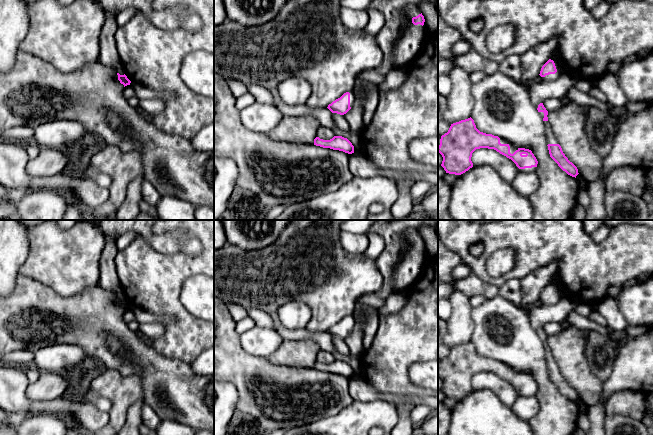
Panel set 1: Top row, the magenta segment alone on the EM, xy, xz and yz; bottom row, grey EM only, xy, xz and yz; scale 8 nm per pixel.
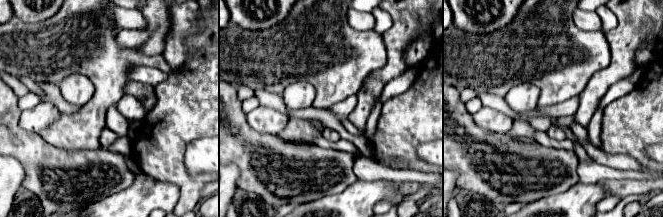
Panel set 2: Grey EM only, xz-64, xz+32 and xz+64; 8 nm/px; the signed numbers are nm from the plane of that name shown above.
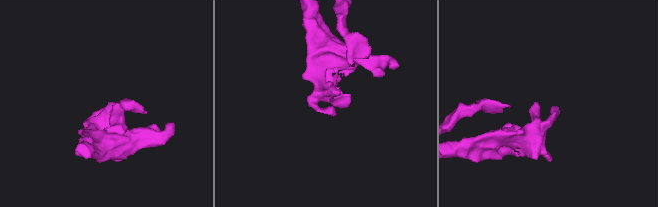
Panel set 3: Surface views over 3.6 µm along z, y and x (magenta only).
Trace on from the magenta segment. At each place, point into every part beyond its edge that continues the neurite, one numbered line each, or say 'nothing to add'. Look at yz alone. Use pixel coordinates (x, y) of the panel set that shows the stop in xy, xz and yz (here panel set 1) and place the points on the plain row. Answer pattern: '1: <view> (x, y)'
1: yz (513, 372)

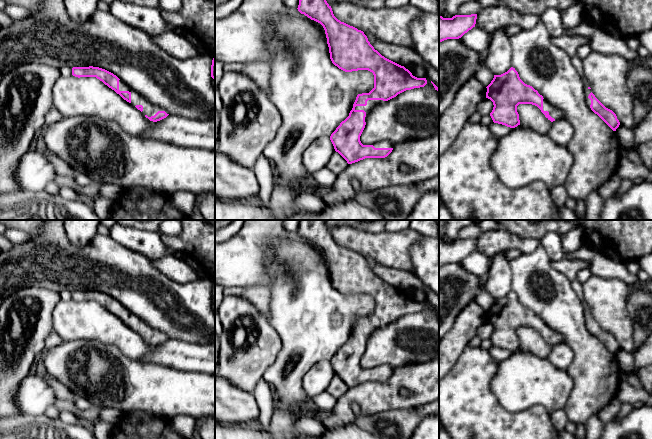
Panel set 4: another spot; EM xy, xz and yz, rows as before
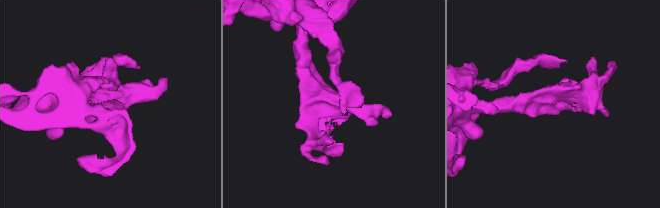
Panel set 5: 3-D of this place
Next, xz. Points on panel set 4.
1: xz (371, 328)

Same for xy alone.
1: xy (149, 333)

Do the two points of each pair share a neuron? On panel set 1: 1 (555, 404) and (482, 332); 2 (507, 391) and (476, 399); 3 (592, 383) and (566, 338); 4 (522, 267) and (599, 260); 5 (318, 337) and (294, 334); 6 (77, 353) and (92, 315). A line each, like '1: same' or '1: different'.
1: same
2: different
3: same
4: same
5: same
6: different

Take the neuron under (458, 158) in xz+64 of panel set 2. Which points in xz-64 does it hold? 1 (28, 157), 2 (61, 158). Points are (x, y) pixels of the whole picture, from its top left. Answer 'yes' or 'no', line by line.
1: yes
2: yes

